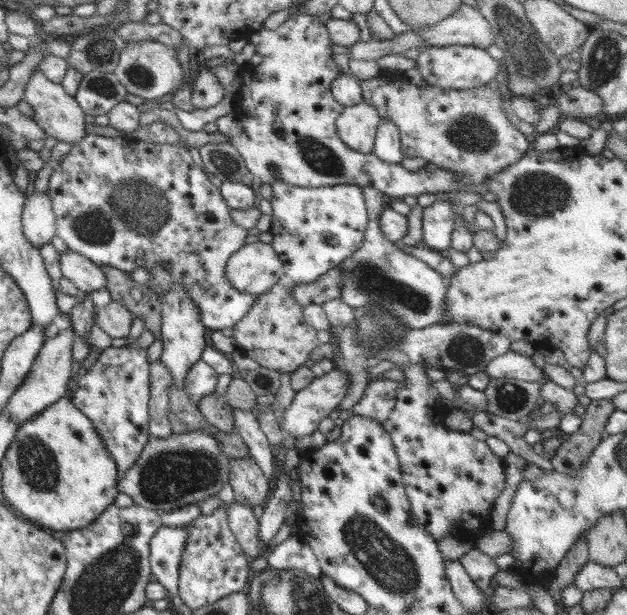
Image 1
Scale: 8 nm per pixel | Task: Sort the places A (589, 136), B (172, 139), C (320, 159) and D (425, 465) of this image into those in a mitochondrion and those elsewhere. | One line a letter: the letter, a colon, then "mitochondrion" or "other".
A: other
B: other
C: mitochondrion
D: other

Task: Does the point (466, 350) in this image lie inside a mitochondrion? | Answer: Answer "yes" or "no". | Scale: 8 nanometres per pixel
yes

